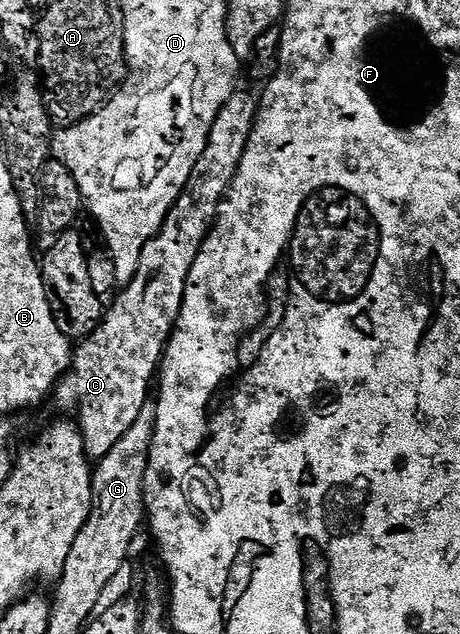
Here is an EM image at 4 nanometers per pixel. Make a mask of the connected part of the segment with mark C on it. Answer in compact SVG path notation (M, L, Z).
M238 89L225 102L223 109L219 109L219 117L215 117L215 125L211 125L211 133L207 137L207 149L203 149L203 157L199 157L183 193L167 213L160 233L145 243L135 277L130 283L124 284L122 291L125 292L110 307L108 304L97 328L86 339L80 340L79 346L73 352L72 367L66 371L64 379L55 388L58 405L65 411L77 410L78 417L76 416L75 422L81 428L85 453L90 460L96 461L111 453L119 437L123 437L123 433L127 433L127 429L131 429L131 425L139 421L139 413L143 413L143 409L150 402L149 382L152 379L154 382L158 374L161 356L165 354L165 344L169 342L169 335L177 324L191 265L195 265L195 257L213 228L219 205L239 169L239 161L247 149L247 141L255 125L258 106L258 100L254 96L252 99L244 89Z

